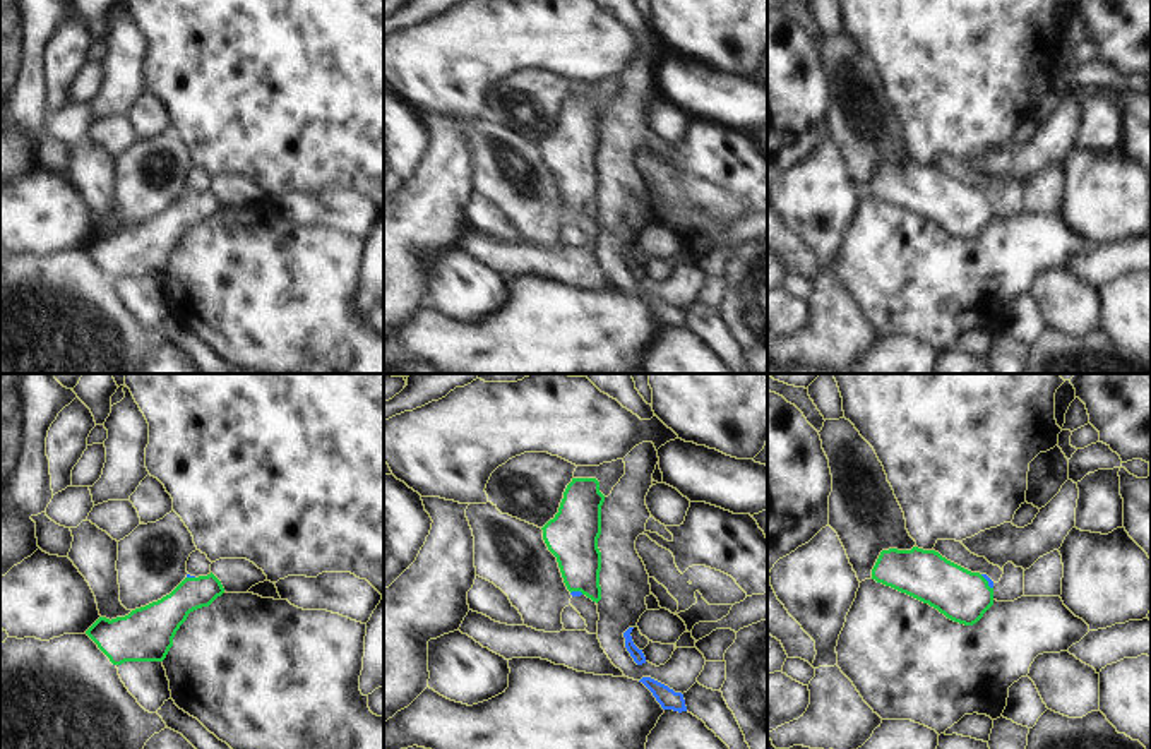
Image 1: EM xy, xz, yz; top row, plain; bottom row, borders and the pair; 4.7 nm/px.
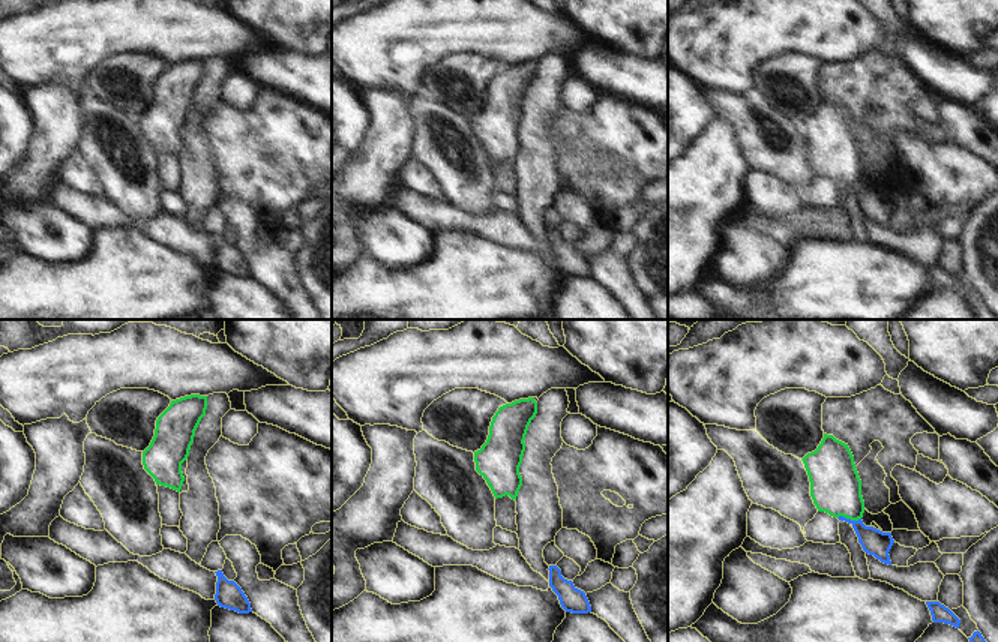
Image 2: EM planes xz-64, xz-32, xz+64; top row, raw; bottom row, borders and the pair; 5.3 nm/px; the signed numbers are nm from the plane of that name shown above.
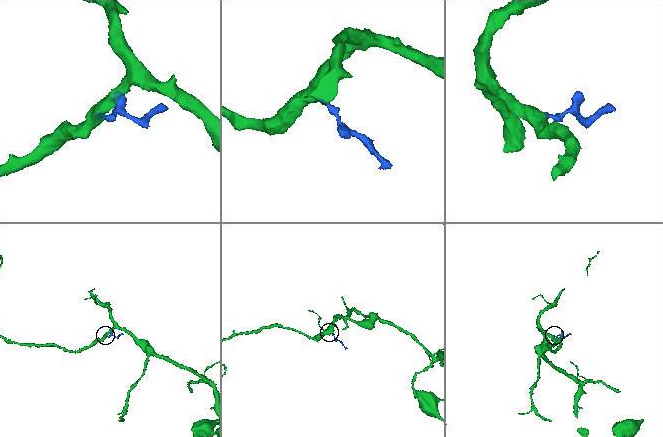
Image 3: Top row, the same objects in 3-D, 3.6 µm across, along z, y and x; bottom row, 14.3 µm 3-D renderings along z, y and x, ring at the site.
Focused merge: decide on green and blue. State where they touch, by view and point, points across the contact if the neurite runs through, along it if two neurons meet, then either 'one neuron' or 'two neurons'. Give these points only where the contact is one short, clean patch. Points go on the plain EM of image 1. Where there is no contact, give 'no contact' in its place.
yz (987, 197) | across yz (961, 211), (970, 211), (987, 197), (990, 199) | one neuron

